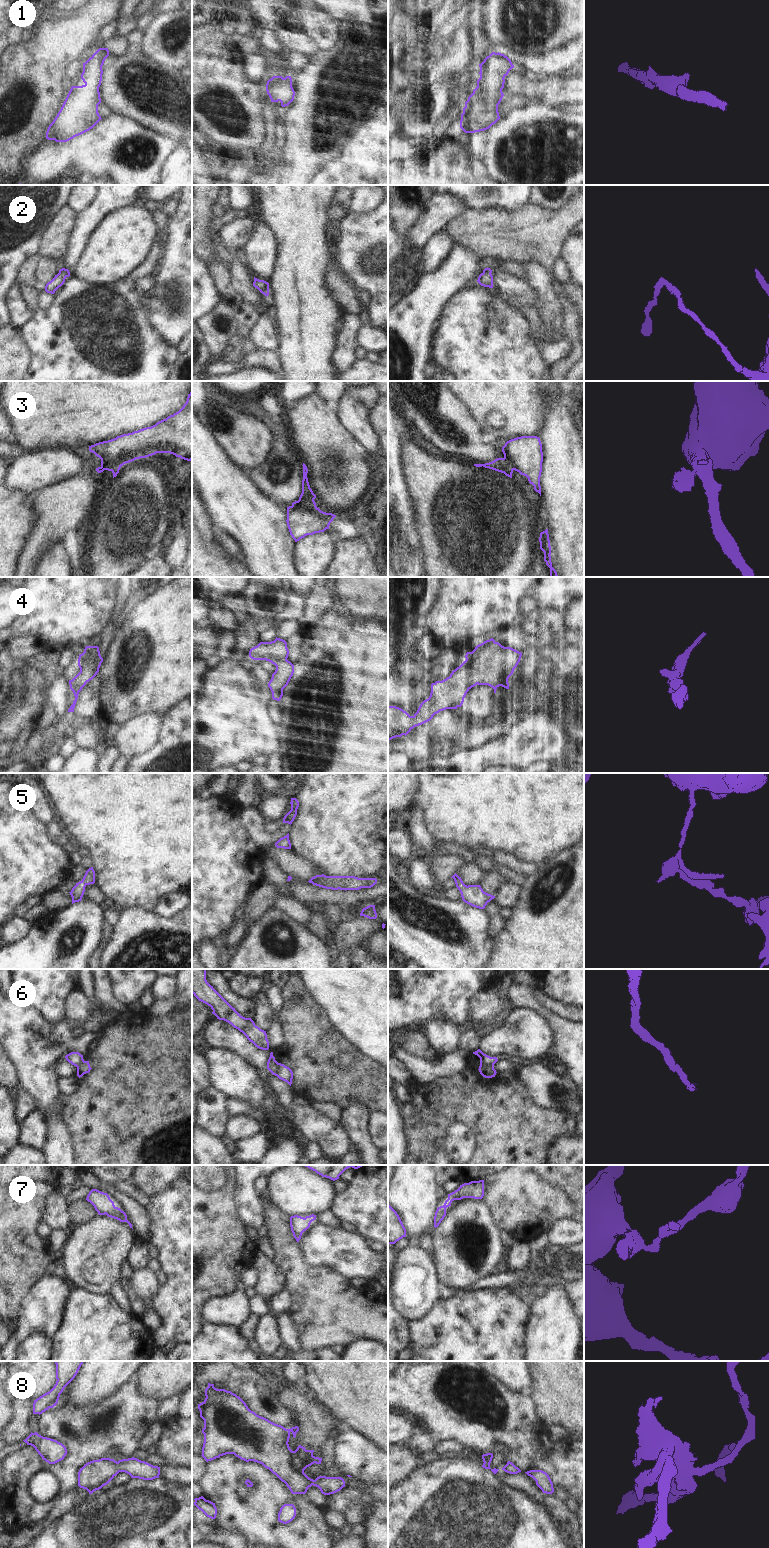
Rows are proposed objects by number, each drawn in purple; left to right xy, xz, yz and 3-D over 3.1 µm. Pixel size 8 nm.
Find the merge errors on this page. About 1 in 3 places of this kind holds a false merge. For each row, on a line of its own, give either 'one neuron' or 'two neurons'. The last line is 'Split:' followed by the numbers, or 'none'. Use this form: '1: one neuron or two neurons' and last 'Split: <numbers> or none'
1: one neuron
2: one neuron
3: two neurons
4: one neuron
5: one neuron
6: two neurons
7: one neuron
8: one neuron
Split: 3, 6

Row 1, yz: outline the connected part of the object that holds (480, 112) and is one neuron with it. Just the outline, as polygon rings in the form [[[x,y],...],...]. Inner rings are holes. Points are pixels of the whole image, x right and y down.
[[[492,52],[479,67],[477,87],[465,102],[461,114],[460,128],[465,133],[487,130],[500,119],[498,105],[504,96],[504,78],[514,65],[504,54]]]

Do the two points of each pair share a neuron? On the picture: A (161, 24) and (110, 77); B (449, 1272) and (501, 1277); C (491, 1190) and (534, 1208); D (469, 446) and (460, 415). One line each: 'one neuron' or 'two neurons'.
A: two neurons
B: two neurons
C: one neuron
D: one neuron

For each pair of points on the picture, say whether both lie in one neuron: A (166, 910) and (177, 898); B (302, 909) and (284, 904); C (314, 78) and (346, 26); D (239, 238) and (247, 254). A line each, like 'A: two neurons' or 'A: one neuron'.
A: one neuron
B: one neuron
C: one neuron
D: two neurons

